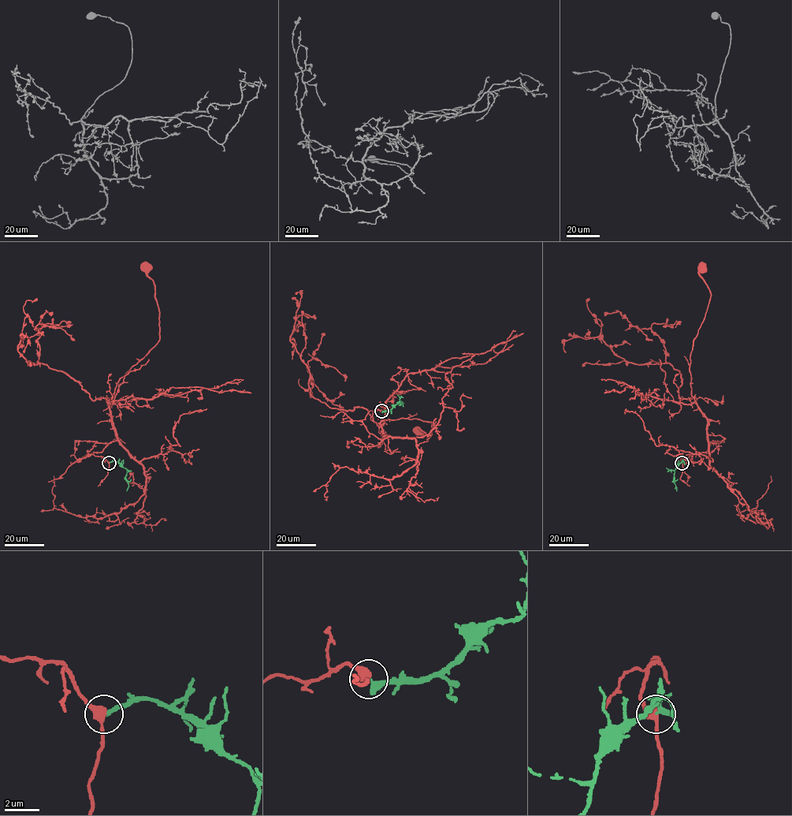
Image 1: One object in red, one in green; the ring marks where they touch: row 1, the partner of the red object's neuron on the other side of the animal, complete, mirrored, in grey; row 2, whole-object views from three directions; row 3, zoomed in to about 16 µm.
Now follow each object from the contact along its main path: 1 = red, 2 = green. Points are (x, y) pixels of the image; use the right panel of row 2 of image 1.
1: (682, 463), (711, 444), (689, 368), (711, 296), (702, 267)
2: (682, 463), (674, 471), (676, 490)

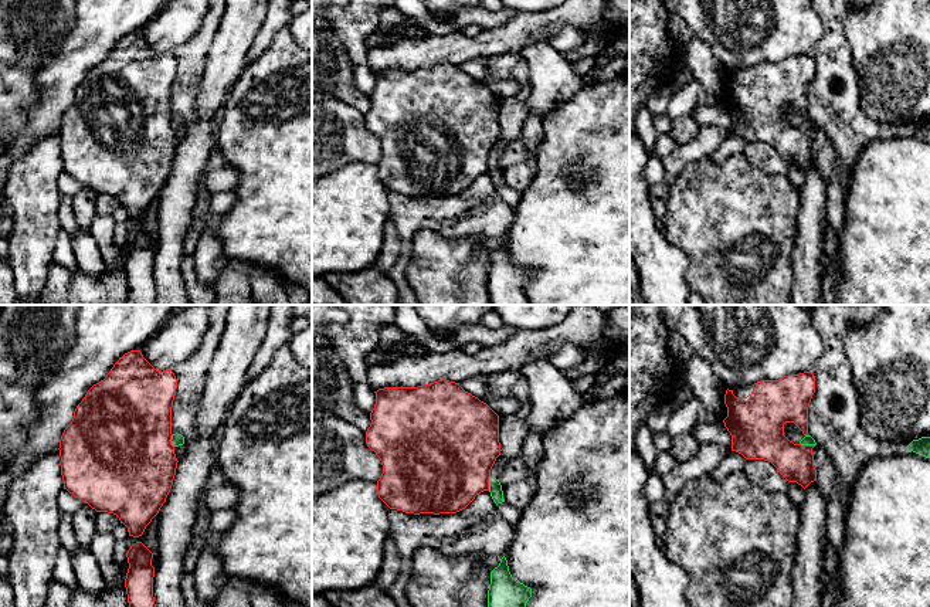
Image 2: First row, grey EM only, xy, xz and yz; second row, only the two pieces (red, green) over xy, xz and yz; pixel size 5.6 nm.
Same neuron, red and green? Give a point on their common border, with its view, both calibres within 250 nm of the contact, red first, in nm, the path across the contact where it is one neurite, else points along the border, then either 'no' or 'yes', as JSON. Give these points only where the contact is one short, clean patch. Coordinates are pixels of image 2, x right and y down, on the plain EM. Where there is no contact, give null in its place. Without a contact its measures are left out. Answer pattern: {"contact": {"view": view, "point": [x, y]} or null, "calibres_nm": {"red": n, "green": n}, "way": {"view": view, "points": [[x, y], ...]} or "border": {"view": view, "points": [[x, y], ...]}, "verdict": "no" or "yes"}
{"contact": {"view": "yz", "point": [807, 128]}, "calibres_nm": {"red": 220, "green": 60}, "border": {"view": "yz", "points": [[800, 125], [814, 128]]}, "verdict": "no"}

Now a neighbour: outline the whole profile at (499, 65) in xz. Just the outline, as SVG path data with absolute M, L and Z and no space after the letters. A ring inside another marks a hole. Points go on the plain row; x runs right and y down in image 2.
M503 52L489 57L488 71L499 79L515 79L512 69L516 67L526 67L520 52Z

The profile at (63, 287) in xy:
M126 237L116 245L122 267L105 268L99 277L82 269L50 262L41 292L41 305L128 305L129 285L125 261L129 251Z

